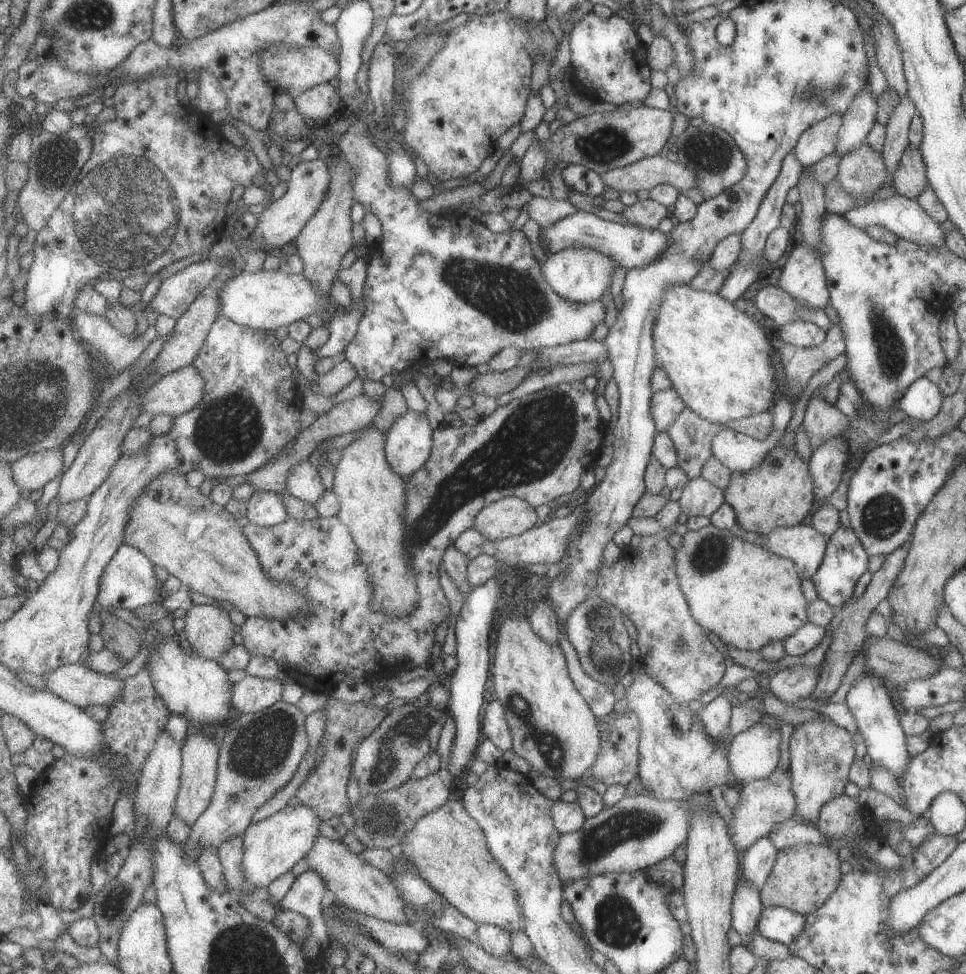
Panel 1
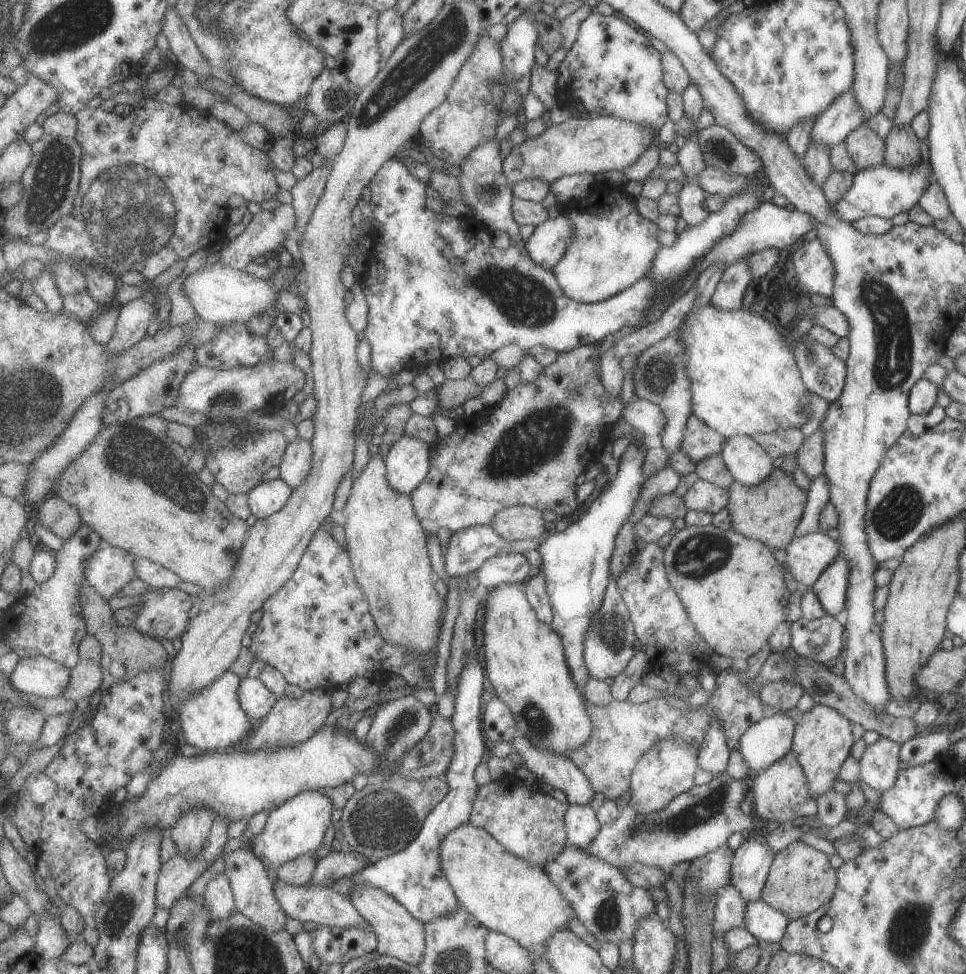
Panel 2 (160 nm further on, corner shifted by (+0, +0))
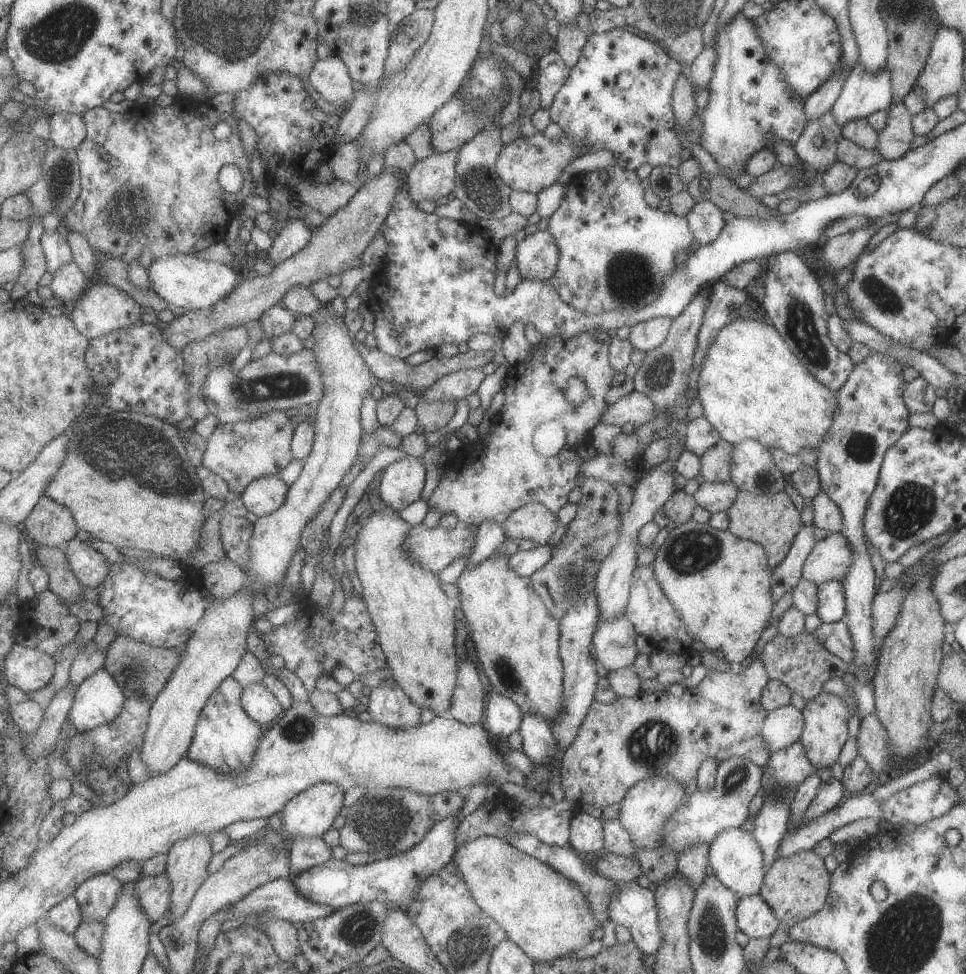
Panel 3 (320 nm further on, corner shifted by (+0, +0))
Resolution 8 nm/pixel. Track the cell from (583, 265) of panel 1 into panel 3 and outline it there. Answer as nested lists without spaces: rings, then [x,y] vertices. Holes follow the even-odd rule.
[[[617,164],[573,176],[565,186],[557,210],[549,214],[547,229],[559,248],[559,259],[549,284],[566,304],[586,314],[599,314],[603,310],[645,306],[657,296],[657,286],[663,276],[675,268],[673,260],[679,252],[688,253],[697,243],[689,232],[685,216],[675,216],[659,208],[650,208],[643,199],[643,188],[636,172],[619,168]]]

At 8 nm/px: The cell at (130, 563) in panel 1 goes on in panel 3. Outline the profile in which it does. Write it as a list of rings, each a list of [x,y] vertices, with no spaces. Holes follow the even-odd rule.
[[[79,537],[64,546],[64,552],[71,562],[73,571],[76,572],[77,578],[81,584],[91,589],[97,589],[107,580],[113,563],[93,548],[89,543],[83,542]]]

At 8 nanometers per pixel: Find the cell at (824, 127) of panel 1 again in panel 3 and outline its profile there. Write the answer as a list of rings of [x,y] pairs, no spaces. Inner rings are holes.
[[[855,64],[830,112],[833,122],[841,128],[849,120],[863,120],[875,112],[886,111],[890,103],[891,82],[887,67],[879,72],[867,72],[861,64]]]

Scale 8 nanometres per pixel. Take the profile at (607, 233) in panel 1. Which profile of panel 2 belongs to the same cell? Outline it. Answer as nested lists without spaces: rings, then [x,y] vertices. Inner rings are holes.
[[[557,214],[534,227],[531,236],[525,240],[526,249],[535,264],[551,270],[568,248],[572,230],[567,217]]]

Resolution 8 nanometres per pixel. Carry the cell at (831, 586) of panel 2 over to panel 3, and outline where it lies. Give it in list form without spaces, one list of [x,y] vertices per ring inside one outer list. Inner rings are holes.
[[[829,580],[816,586],[815,615],[825,623],[841,621],[844,616],[844,592],[842,582]]]

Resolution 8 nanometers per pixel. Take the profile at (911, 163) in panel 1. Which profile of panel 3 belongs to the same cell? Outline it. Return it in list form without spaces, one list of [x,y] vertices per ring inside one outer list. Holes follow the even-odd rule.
[[[901,101],[886,109],[887,122],[878,133],[876,150],[882,159],[891,161],[901,158],[908,150],[913,138],[911,116]]]

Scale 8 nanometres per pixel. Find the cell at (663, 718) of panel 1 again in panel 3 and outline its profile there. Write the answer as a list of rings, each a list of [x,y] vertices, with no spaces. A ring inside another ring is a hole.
[[[661,774],[661,776],[641,778],[625,792],[624,798],[619,803],[618,820],[634,847],[647,848],[647,850],[659,847],[663,824],[671,816],[675,806],[684,798],[686,794],[684,789],[685,786],[681,786],[679,780],[675,780],[673,776]]]

